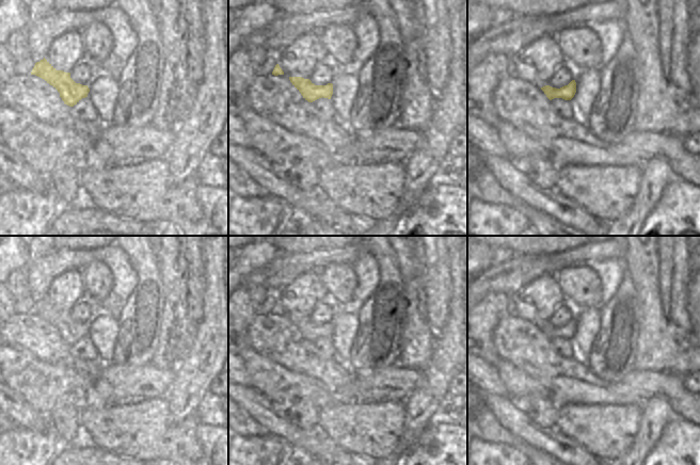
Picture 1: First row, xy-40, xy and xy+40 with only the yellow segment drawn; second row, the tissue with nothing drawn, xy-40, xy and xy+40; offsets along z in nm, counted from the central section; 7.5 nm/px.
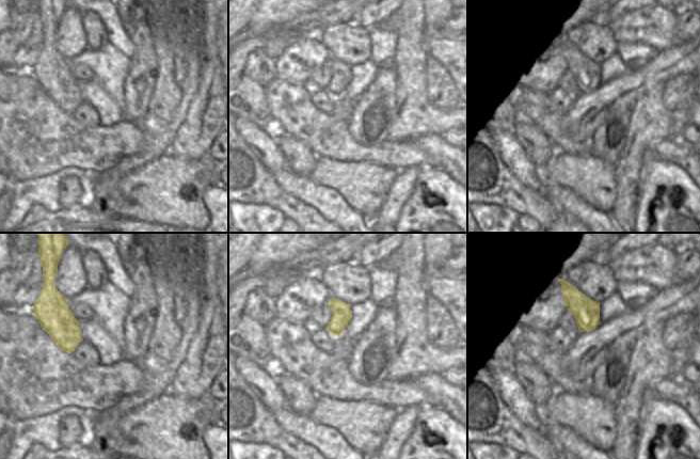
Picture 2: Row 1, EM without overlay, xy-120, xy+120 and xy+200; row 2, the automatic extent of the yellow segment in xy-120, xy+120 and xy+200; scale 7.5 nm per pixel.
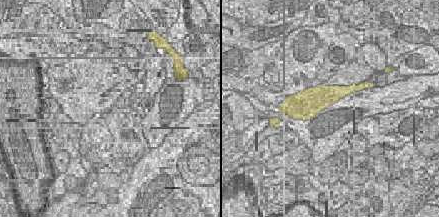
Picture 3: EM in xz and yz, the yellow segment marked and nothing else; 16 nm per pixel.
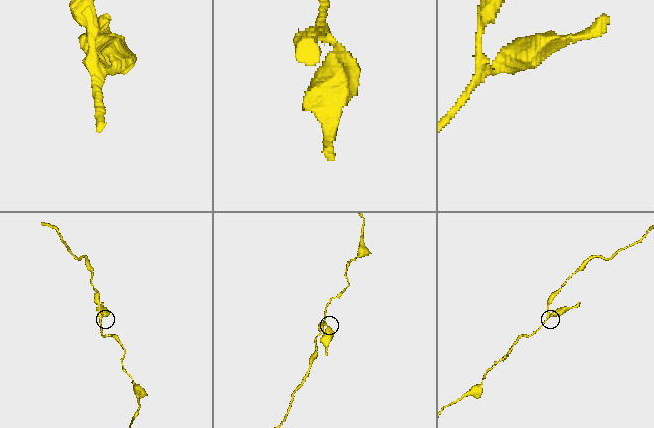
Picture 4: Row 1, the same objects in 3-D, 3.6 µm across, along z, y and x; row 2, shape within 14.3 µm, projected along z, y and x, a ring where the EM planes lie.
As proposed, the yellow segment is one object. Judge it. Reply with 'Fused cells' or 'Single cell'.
Fused cells

